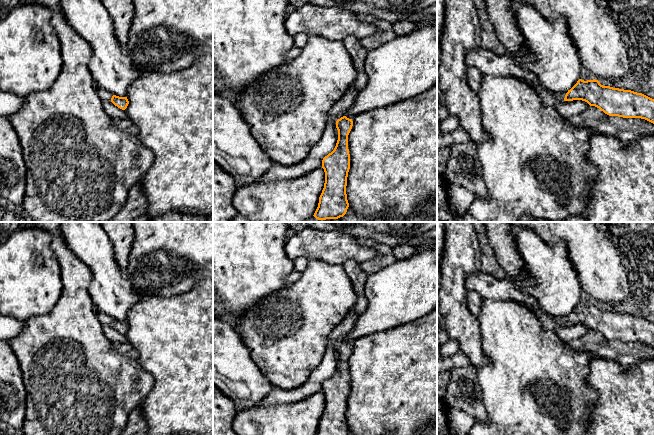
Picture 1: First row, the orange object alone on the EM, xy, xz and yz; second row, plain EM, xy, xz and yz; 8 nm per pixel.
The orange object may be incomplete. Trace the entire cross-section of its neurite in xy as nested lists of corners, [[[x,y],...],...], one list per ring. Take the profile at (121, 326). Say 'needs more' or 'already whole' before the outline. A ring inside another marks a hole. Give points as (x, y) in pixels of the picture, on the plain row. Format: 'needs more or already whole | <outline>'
needs more | [[[96,310],[96,315],[102,325],[111,325],[115,330],[122,334],[125,334],[129,328],[127,321],[119,321],[116,319],[112,319],[108,315],[100,312],[99,310]]]

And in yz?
needs more | [[[481,270],[468,274],[465,286],[468,291],[477,292],[482,298],[512,300],[528,306],[547,330],[554,330],[563,325],[582,324],[609,340],[641,342],[654,348],[654,323],[642,317],[603,310],[595,303],[579,303],[566,318],[553,317],[533,298],[516,290],[509,280],[498,280]]]

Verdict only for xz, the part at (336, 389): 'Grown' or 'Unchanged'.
Grown

